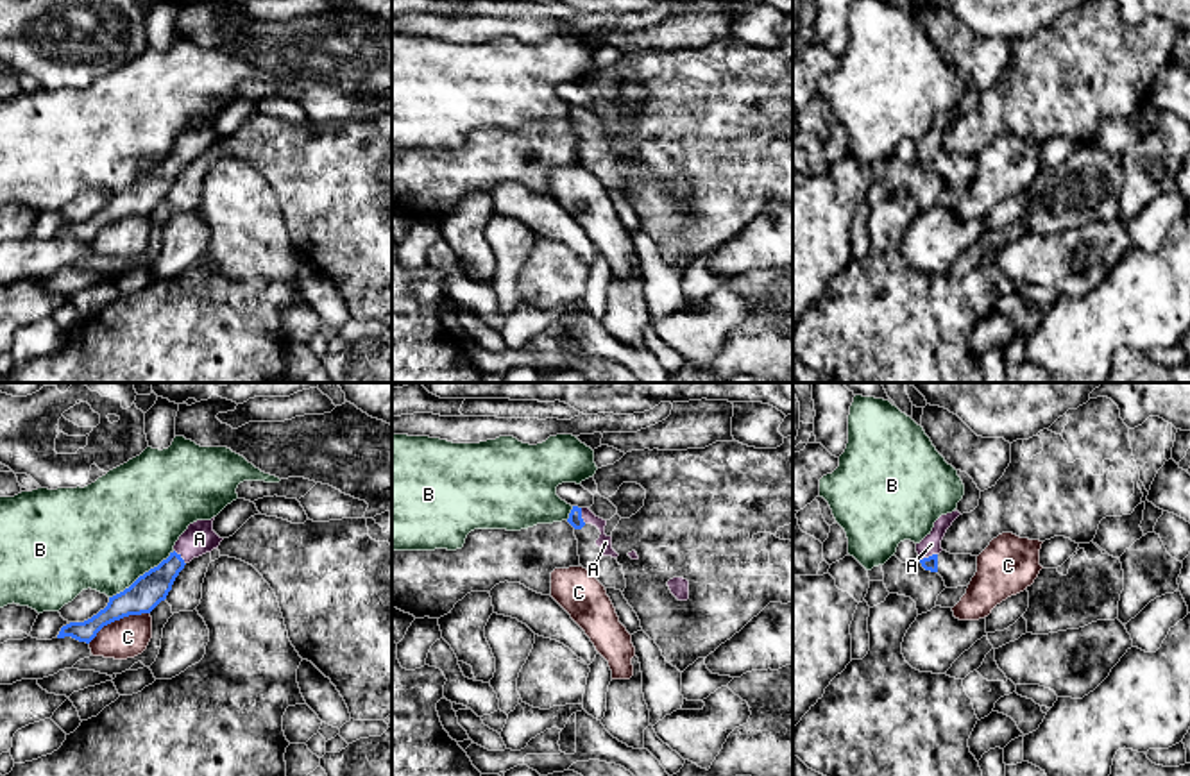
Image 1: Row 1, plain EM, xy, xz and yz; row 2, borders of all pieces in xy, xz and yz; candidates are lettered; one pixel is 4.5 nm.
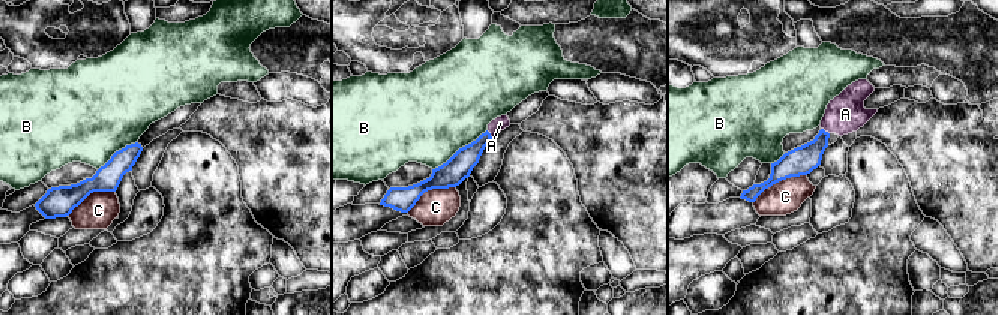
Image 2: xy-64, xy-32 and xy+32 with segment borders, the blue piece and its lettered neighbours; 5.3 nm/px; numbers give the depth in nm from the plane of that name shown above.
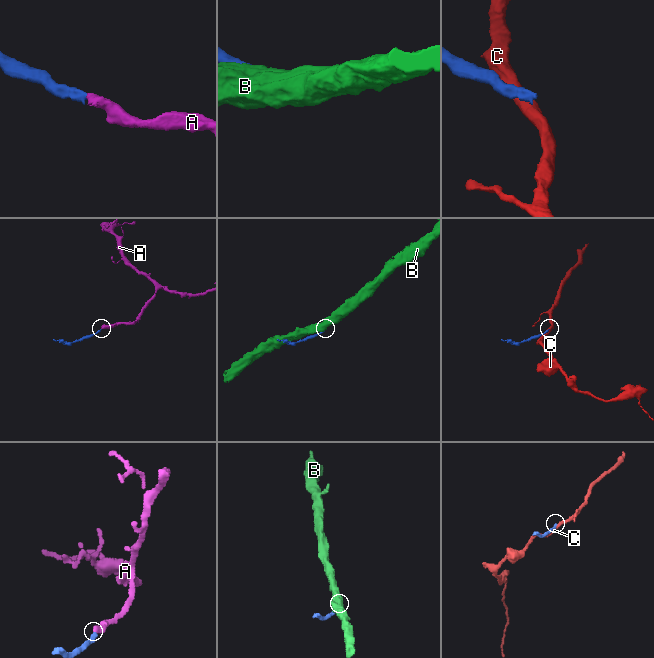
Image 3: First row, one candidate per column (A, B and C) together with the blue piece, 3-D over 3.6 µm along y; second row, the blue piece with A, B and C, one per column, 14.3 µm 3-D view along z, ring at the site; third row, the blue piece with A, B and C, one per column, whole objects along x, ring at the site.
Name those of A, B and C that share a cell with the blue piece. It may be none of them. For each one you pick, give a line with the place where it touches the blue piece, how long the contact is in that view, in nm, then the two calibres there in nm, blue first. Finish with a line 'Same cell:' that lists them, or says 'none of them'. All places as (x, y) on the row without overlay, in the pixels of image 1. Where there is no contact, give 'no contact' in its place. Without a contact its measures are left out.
A: contact yz (929, 156); length 90 nm; calibres 60 and 90 nm
Same cell: A

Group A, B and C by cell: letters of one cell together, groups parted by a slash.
A / B / C

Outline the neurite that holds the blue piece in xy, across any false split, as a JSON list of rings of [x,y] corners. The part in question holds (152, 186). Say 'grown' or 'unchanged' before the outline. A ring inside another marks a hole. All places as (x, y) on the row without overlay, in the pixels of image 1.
grown; [[[215,116],[190,123],[166,159],[140,175],[123,191],[109,197],[107,206],[91,218],[63,225],[57,238],[72,236],[89,243],[104,225],[129,215],[150,213],[166,198],[175,177],[186,163],[220,145],[224,138],[213,131],[213,120]]]

